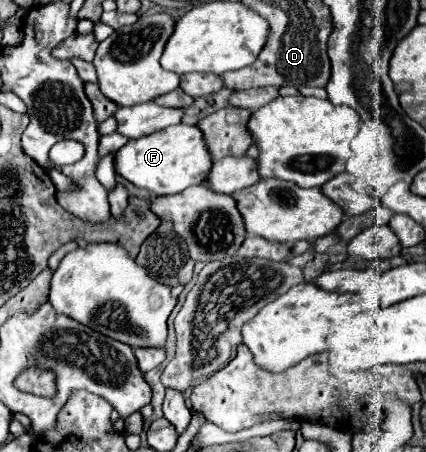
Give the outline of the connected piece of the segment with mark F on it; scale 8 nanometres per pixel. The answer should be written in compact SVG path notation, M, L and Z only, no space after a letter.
M184 123L146 135L142 139L132 139L116 151L116 173L120 173L124 179L138 187L148 189L154 197L176 195L186 187L204 183L210 167L212 155L206 147L202 131L194 125Z

